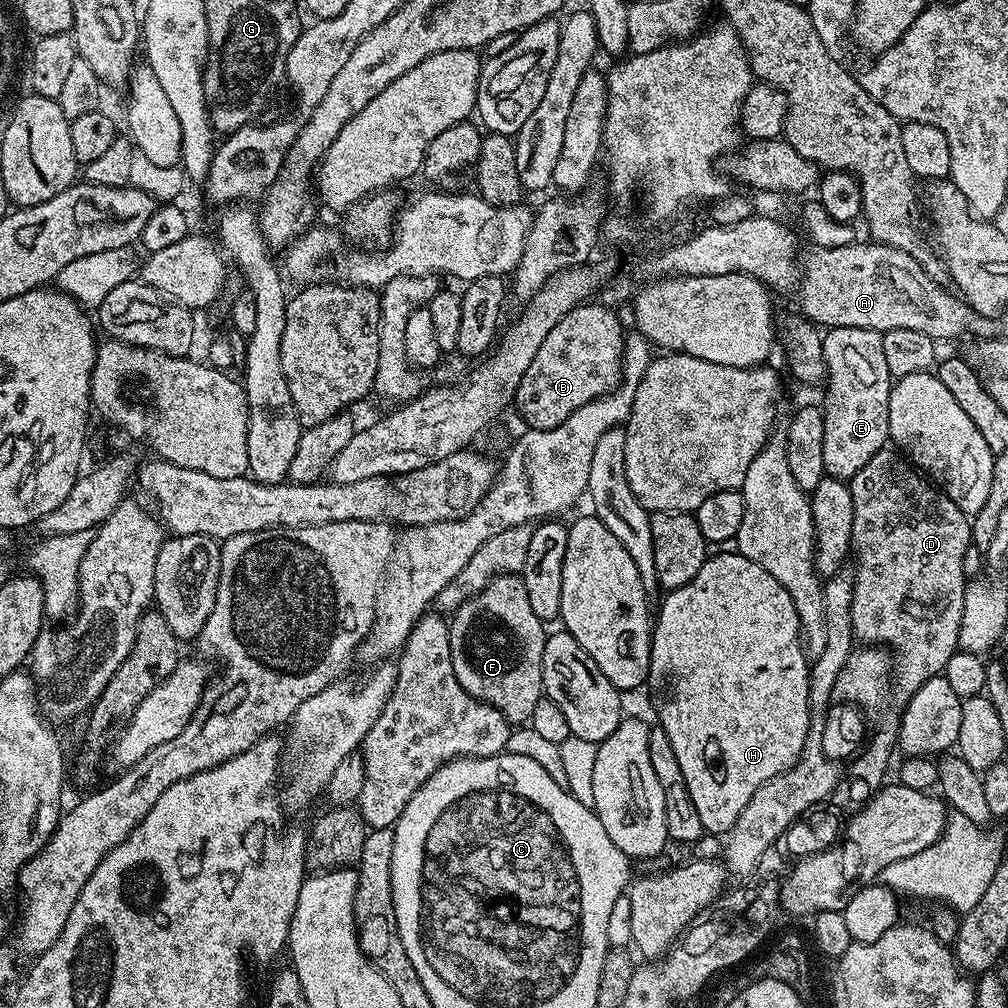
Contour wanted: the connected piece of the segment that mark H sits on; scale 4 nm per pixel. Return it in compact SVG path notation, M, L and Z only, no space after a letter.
M728 550L717 551L720 552L717 556L716 553L709 555L708 559L704 561L702 570L698 570L698 574L694 574L694 578L690 578L690 582L686 582L686 586L678 586L665 595L668 597L661 602L660 613L655 613L654 616L650 670L646 681L646 688L652 691L652 700L656 703L656 716L660 719L657 720L658 727L666 730L666 738L670 738L670 746L674 746L674 755L678 757L678 766L682 766L682 778L686 778L686 790L690 790L690 798L693 800L695 808L698 809L698 815L700 815L705 833L712 835L713 832L717 838L723 837L734 826L734 822L738 822L738 814L742 814L742 810L746 810L746 802L750 802L750 798L754 798L754 794L763 784L770 782L770 778L790 770L800 761L800 755L804 749L806 734L810 726L810 661L804 657L804 642L800 638L800 619L798 618L798 610L794 610L794 598L790 598L790 594L786 594L786 586L782 586L782 582L778 582L778 578L774 578L774 574L762 570L762 566L758 566L758 562L750 562L750 558L741 556L739 551L736 550L731 550L732 552L724 551Z

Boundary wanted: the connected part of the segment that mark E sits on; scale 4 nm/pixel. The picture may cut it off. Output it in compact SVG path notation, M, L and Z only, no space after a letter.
M830 328L822 339L828 388L828 401L822 404L822 462L827 475L848 482L889 443L888 407L894 379L886 366L881 333L873 329Z

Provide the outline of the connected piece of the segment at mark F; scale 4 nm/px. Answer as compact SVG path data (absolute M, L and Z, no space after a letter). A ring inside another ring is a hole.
M523 575L494 576L483 592L458 605L448 627L454 678L458 678L466 694L497 708L512 726L527 725L534 714L534 706L544 696L542 650L546 639L545 621L534 614L527 602L508 597L523 598L525 594ZM488 596L500 596L493 608Z

